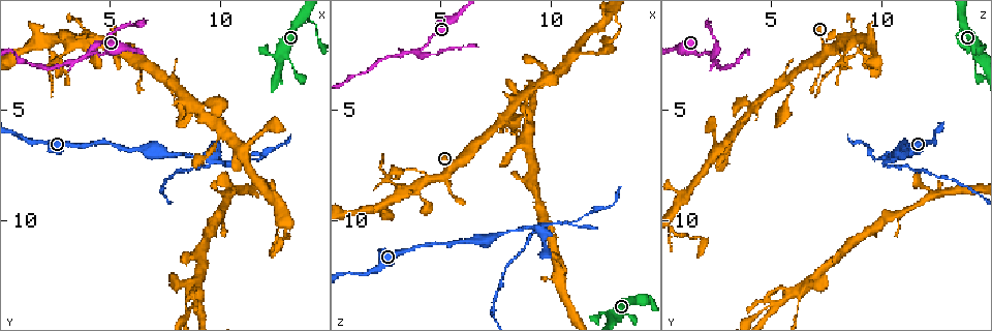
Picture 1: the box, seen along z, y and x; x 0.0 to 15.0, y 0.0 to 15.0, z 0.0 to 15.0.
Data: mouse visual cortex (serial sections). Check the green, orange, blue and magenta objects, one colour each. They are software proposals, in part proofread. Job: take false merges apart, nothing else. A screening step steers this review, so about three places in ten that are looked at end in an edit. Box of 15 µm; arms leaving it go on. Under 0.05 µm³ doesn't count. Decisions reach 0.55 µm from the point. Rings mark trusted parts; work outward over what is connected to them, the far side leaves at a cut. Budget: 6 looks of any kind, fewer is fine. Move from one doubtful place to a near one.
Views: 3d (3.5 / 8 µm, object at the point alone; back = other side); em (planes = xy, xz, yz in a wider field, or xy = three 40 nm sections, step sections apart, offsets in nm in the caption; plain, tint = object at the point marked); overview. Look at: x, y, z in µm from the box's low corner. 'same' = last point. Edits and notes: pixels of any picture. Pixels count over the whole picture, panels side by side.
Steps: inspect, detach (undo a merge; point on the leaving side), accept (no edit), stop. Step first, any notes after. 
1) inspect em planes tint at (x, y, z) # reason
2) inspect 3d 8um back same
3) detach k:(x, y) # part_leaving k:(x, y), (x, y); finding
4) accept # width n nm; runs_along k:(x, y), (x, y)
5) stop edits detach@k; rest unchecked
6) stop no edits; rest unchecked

inspect 3d 3.5um at (4.1, 2.5, 2.4) # sharp bend

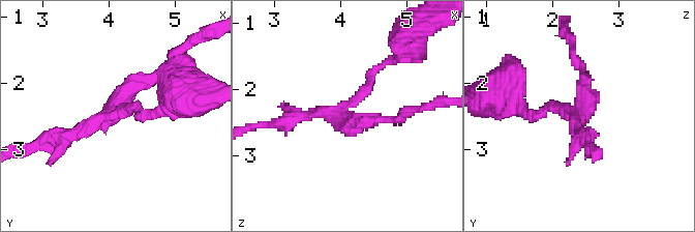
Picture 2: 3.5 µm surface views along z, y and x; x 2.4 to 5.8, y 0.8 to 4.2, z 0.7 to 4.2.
inspect em planes plain at (4.00, 2.50, 2.25) # arms 3; arm_widths 150, 200, 200 nm

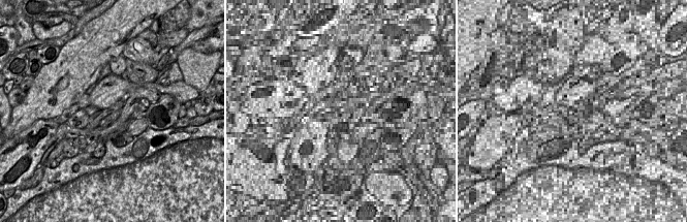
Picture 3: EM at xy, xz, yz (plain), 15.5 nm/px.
inspect em planes tint same

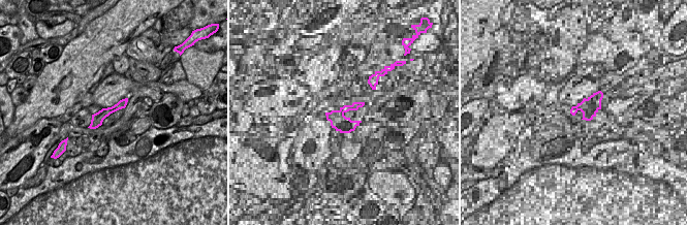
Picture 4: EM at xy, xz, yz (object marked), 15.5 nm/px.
detach 2:(363, 123) # part_leaving 2:(341, 112), (351, 124), (398, 119), (414, 109); two cells meet here

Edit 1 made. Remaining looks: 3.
inspect 3d 3.5um at (2.9, 2.5, 8.2) # thin neck

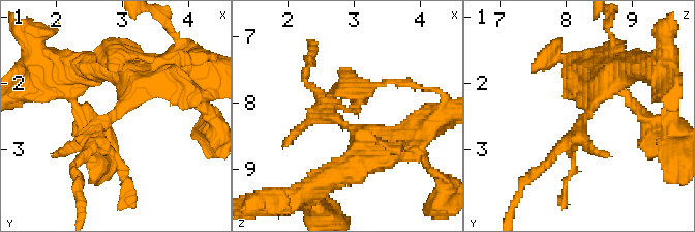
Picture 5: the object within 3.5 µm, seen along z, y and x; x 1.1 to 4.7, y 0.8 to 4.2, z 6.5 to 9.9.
inspect em xy step 3 tint at (2.85, 2.50, 8.30)

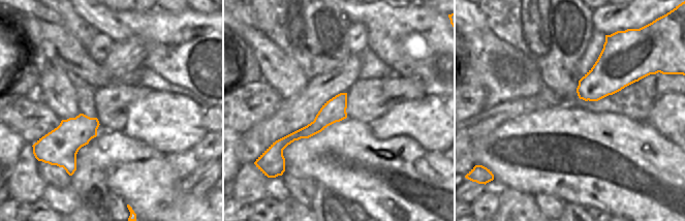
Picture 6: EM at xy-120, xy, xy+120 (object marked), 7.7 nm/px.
detach 5:(336, 104) # part_leaving 5:(344, 124), (303, 80), (309, 66); a second cell is stuck on

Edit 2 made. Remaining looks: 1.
inspect 3d 3.5um at (9.5, 7.2, 10.3) # narrows sharply

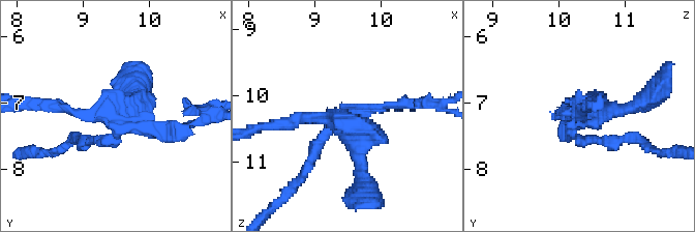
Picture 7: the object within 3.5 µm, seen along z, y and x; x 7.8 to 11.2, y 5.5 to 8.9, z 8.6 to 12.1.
detach 7:(320, 141) # part_leaving 7:(576, 133), (608, 143), (632, 136), (651, 149); two cells meet here

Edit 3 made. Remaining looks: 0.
stop edits detach@2, detach@5, detach@7; rest unchecked

